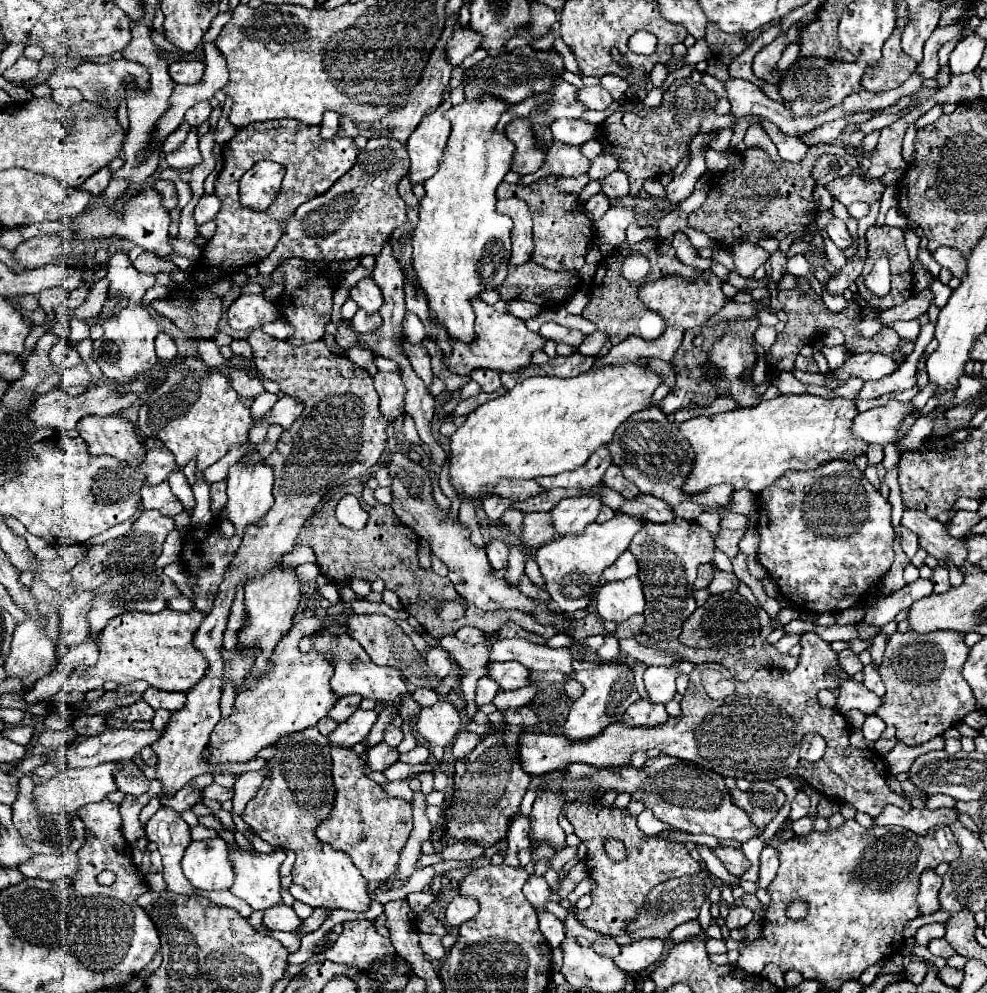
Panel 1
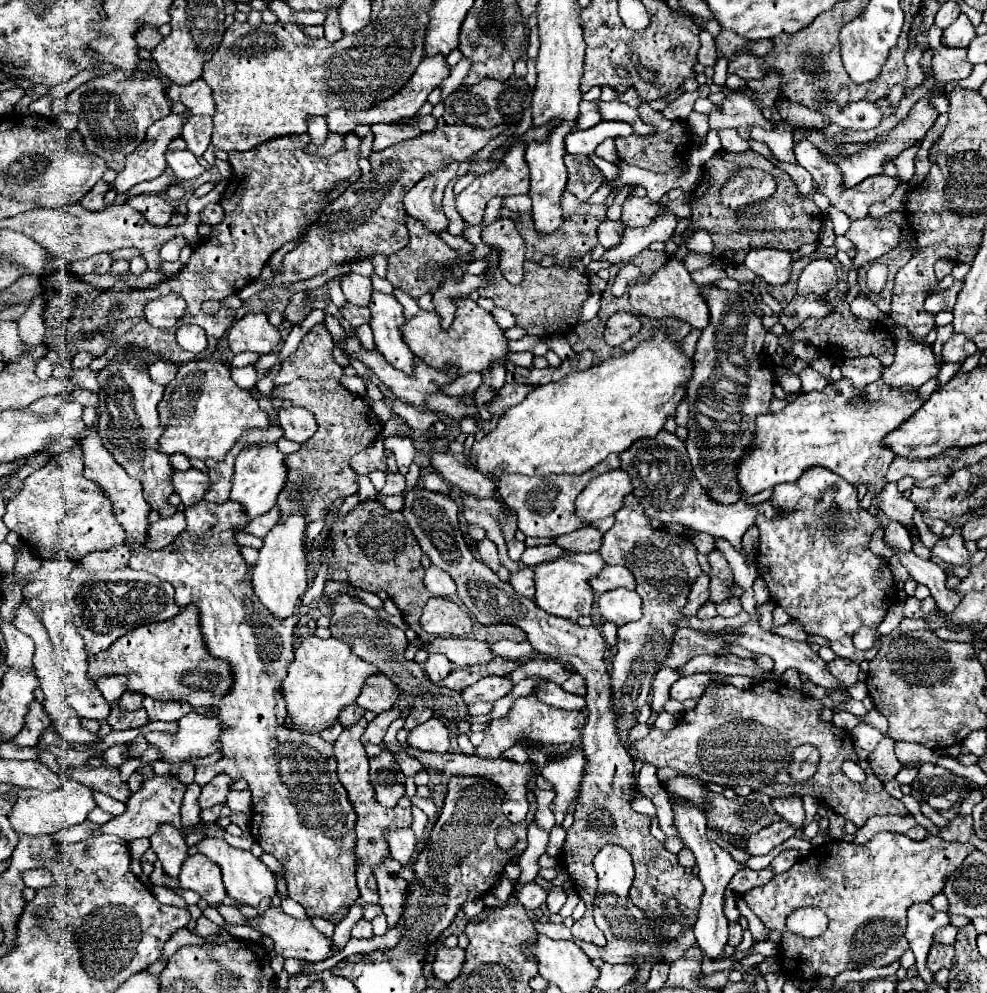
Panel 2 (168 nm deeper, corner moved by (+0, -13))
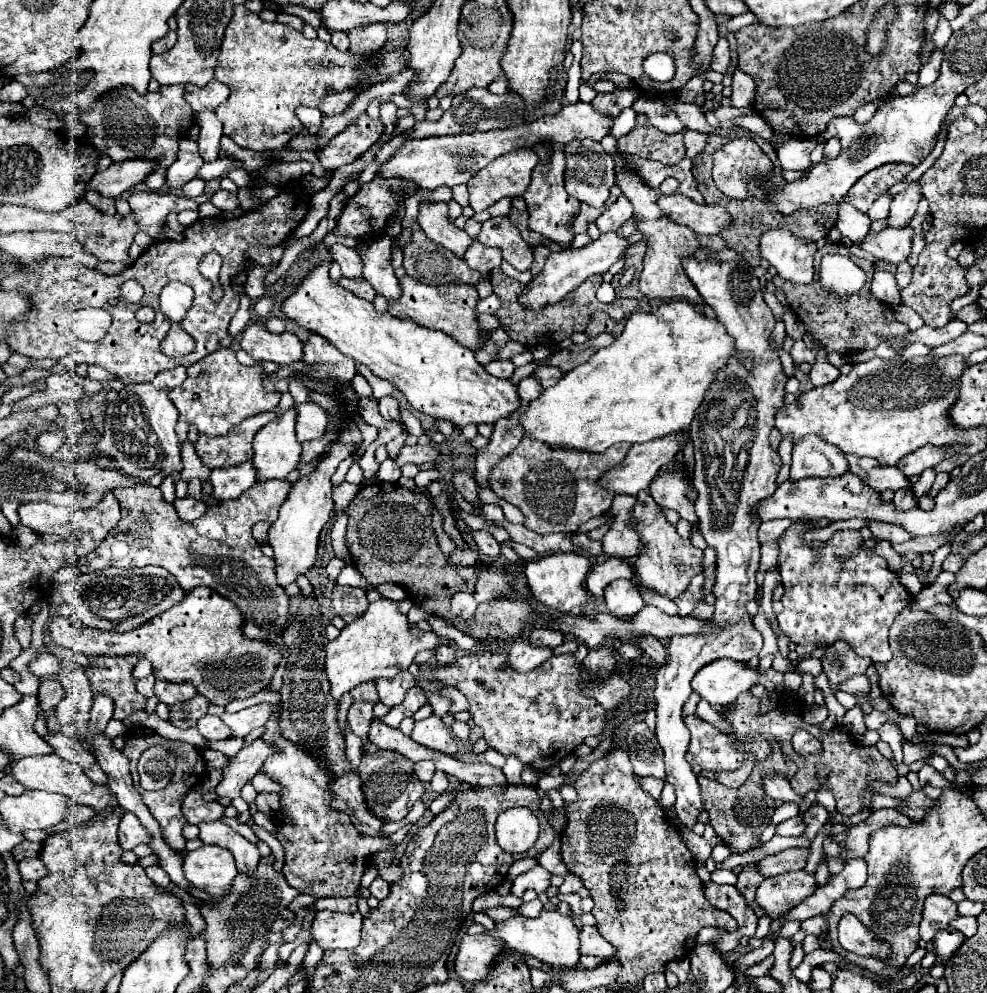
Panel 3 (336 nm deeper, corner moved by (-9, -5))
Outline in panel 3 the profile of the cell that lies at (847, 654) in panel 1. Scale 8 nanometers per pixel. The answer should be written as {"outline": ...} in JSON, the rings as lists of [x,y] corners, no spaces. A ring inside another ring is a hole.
{"outline":[[[838,640],[830,648],[824,648],[820,660],[830,684],[834,686],[842,684],[854,674],[866,674],[866,668],[872,664],[872,660],[858,656],[850,644],[846,644],[846,640]]]}

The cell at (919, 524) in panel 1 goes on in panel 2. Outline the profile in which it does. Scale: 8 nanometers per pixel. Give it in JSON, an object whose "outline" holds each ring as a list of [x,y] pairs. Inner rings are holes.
{"outline":[[[887,482],[883,486],[883,490],[879,492],[879,496],[875,496],[875,504],[881,510],[881,514],[889,520],[897,520],[905,526],[909,526],[913,522],[913,514],[915,514],[915,504],[909,502],[899,490],[897,484]]]}

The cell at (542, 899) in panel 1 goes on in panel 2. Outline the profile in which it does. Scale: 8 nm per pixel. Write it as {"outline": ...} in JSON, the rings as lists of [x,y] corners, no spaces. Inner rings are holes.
{"outline":[[[529,882],[529,884],[523,884],[521,888],[513,888],[513,896],[517,896],[517,902],[523,904],[527,910],[535,910],[541,904],[545,904],[547,892],[539,884]]]}

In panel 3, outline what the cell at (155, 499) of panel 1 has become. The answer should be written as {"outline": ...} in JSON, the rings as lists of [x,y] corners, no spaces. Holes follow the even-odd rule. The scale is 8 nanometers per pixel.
{"outline":[[[124,384],[118,398],[108,402],[104,432],[96,448],[100,454],[112,456],[126,474],[134,476],[136,470],[136,476],[144,480],[152,478],[156,472],[172,476],[182,470],[180,446],[174,432],[176,422],[178,410],[170,404],[168,388],[158,390],[152,384]]]}

